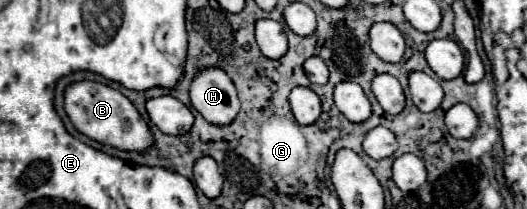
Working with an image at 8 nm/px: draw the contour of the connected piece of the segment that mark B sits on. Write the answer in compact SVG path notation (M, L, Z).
M81 80L81 82L69 84L65 88L65 112L81 134L85 134L101 144L115 146L121 150L137 150L137 152L143 152L153 144L149 126L141 118L137 108L131 104L131 100L107 84L91 82L91 80Z

